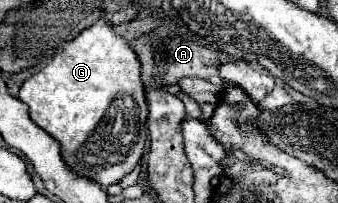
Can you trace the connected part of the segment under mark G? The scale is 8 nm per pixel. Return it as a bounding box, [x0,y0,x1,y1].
[19,20,149,186]

